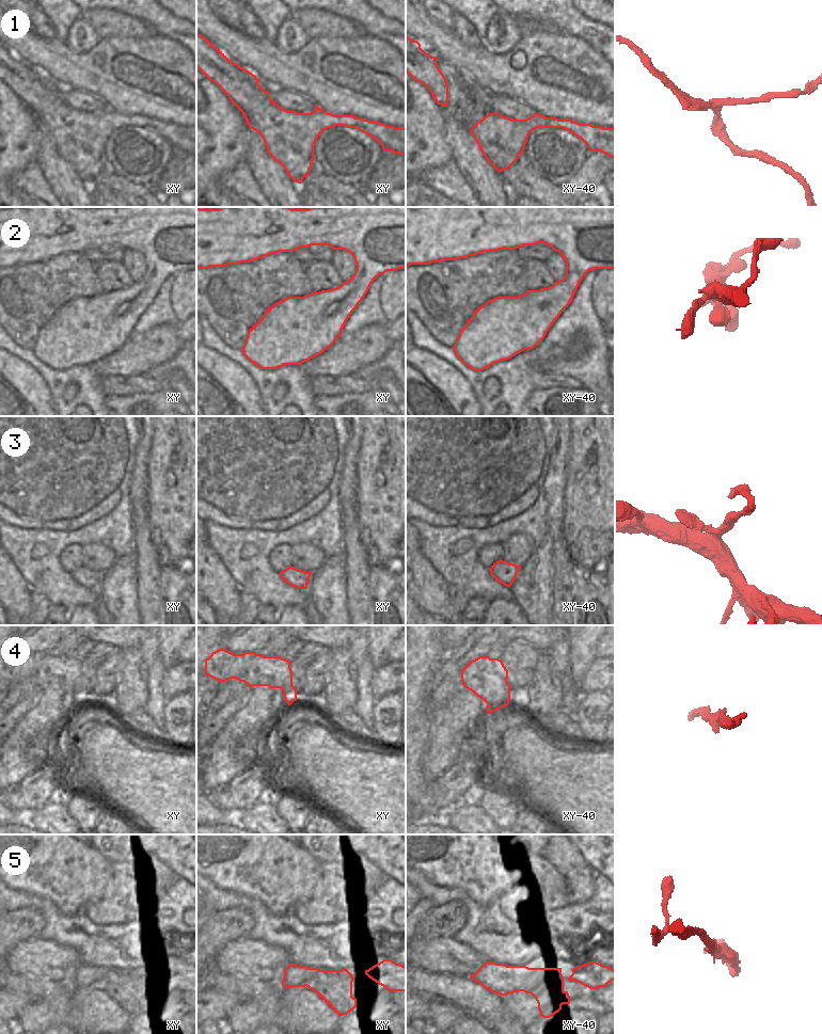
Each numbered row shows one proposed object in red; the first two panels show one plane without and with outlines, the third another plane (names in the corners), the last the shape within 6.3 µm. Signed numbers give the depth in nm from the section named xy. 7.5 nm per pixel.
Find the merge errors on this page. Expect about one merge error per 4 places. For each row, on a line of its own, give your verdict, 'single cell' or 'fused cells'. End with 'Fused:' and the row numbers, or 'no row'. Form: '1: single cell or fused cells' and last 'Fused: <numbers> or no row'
1: single cell
2: single cell
3: single cell
4: single cell
5: fused cells
Fused: 5

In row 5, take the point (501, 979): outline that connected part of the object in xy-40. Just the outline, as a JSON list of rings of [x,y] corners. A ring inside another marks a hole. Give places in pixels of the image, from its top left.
[[[486,961],[470,977],[486,989],[507,996],[523,991],[531,981],[554,981],[562,968],[528,968]]]

